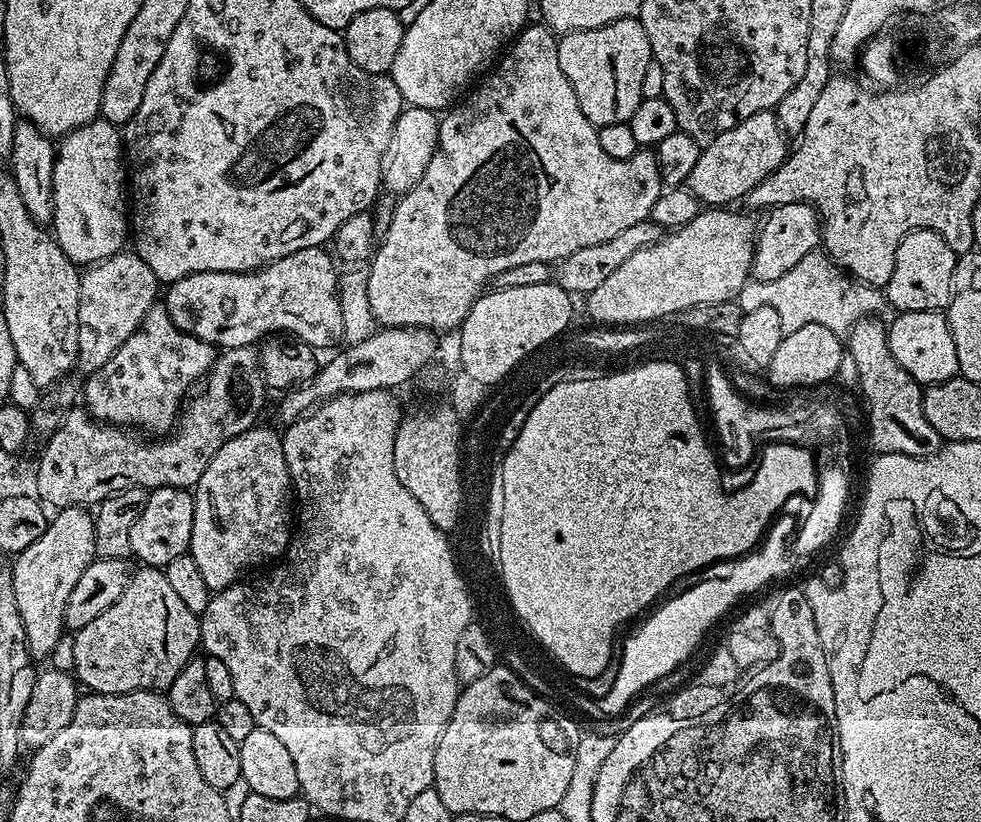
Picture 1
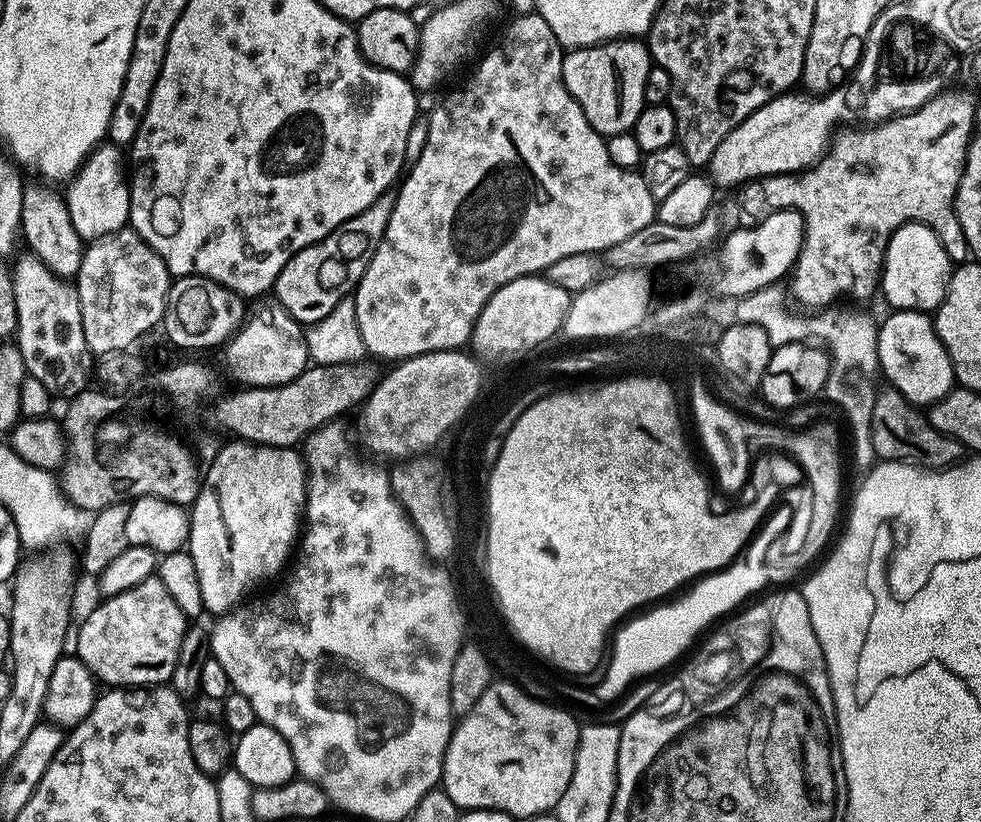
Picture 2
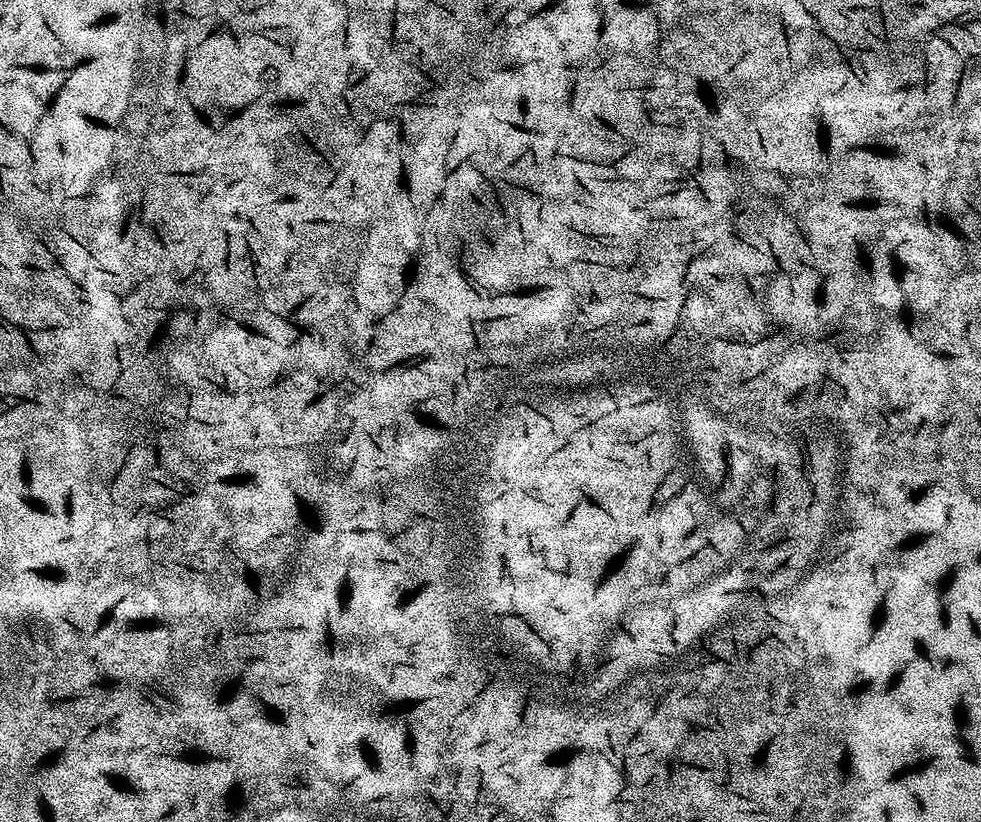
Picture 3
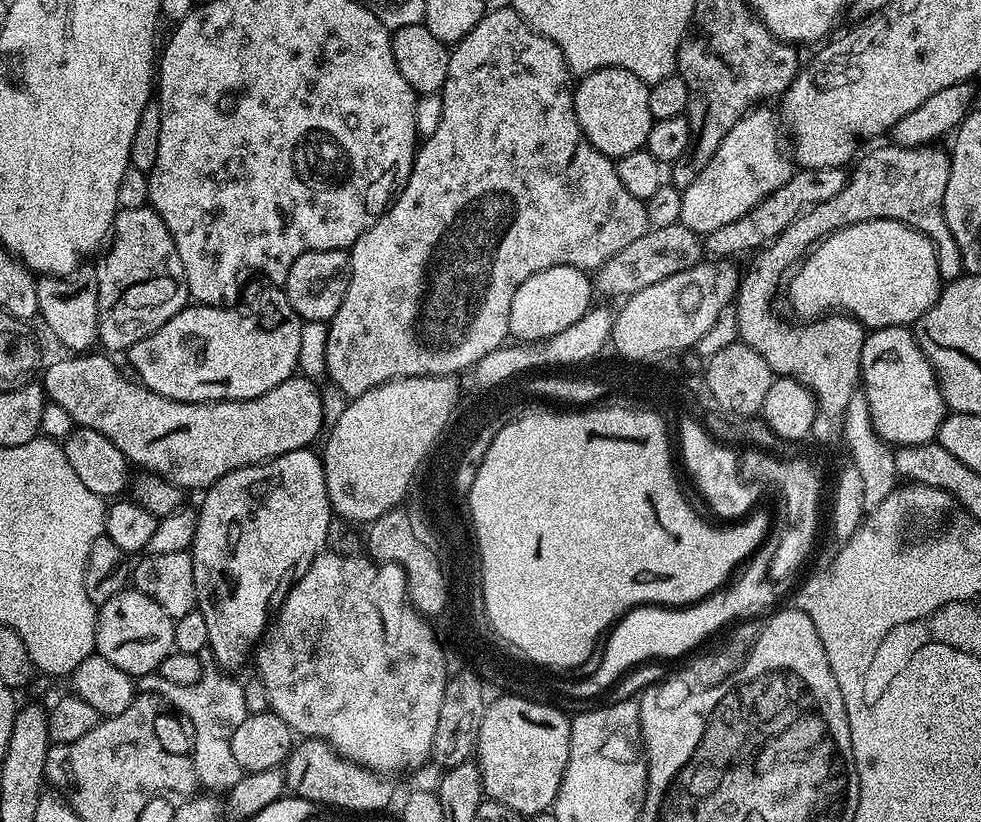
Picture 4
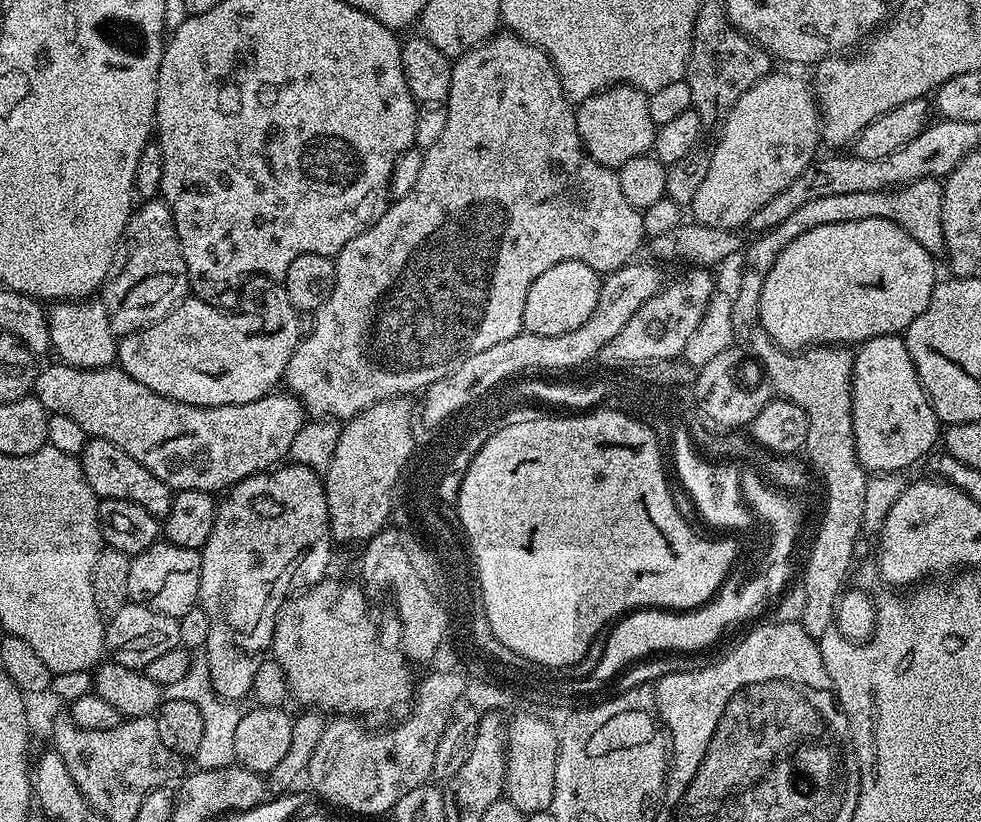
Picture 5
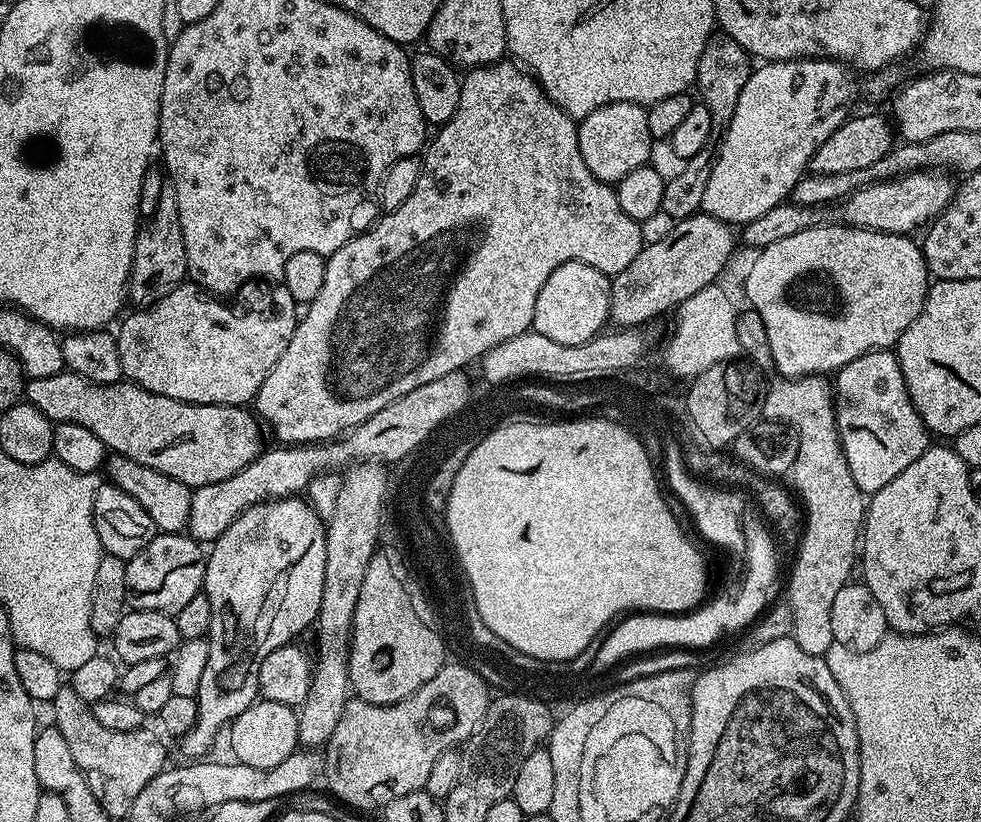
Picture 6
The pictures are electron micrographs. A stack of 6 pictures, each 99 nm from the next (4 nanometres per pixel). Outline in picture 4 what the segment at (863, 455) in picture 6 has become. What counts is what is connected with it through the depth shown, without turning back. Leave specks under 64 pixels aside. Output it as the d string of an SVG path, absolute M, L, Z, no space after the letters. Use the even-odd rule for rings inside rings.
M890 326L869 331L864 337L862 346L862 362L860 363L860 379L862 394L868 400L868 413L872 419L872 429L877 436L889 446L918 446L930 444L936 439L936 431L940 428L946 415L946 405L940 393L940 383L936 380L936 372L932 363L921 350L916 341L913 329L905 326Z

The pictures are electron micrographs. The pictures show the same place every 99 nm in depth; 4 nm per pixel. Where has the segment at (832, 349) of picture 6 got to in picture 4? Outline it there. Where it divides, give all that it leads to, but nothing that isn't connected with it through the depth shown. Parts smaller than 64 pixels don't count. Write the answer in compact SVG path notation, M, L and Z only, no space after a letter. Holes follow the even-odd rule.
M867 220L831 232L800 261L786 282L788 298L798 315L807 317L821 310L839 310L843 315L853 316L868 330L915 325L916 321L924 317L926 310L934 306L940 297L941 287L936 248L930 238L897 220Z

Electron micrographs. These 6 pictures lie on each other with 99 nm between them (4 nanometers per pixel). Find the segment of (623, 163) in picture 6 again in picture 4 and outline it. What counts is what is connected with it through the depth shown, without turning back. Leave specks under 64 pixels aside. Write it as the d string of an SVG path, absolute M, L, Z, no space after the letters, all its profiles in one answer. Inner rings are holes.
M599 68L575 81L572 101L582 134L598 151L613 158L641 151L652 129L649 85L642 83L630 70Z

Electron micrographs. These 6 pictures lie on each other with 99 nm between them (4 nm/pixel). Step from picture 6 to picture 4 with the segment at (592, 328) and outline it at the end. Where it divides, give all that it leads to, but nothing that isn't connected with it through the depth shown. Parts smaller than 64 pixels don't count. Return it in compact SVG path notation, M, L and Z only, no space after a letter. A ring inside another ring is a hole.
M554 266L526 278L518 290L508 311L508 330L513 337L534 341L549 340L554 334L562 334L566 326L574 326L582 314L593 307L594 284L589 273L574 266Z

